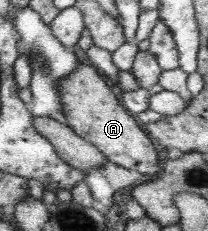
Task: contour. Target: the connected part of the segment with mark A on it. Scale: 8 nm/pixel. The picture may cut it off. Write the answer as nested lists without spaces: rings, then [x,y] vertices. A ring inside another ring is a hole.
[[[79,61],[76,69],[68,77],[62,77],[62,81],[58,83],[58,96],[68,126],[80,138],[100,150],[110,162],[150,177],[160,172],[158,154],[146,130],[143,130],[136,117],[120,104],[92,64]]]

